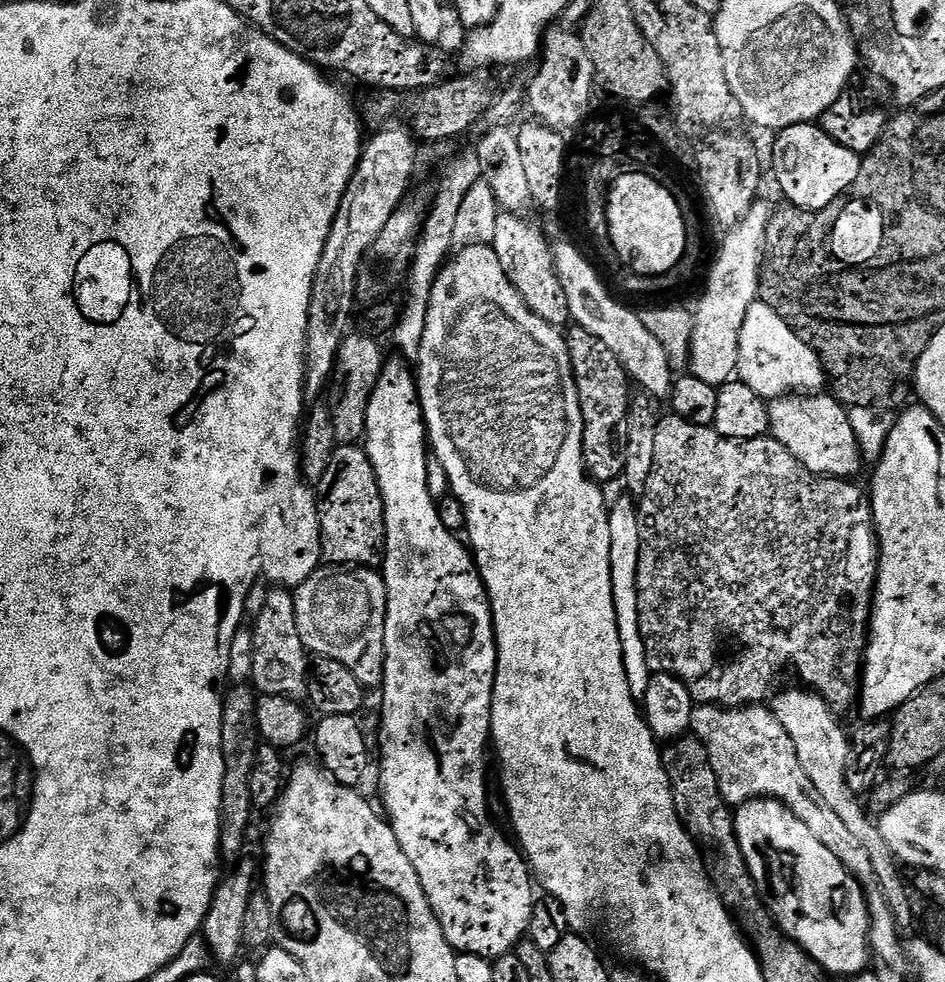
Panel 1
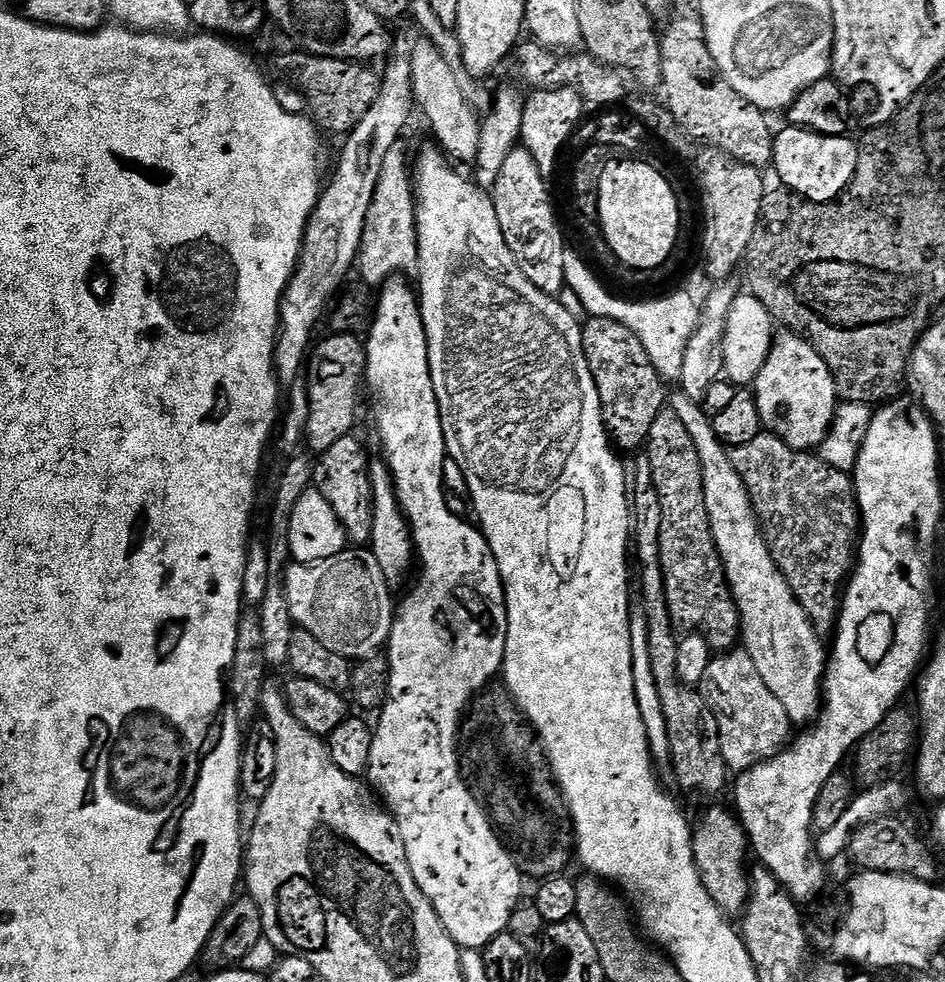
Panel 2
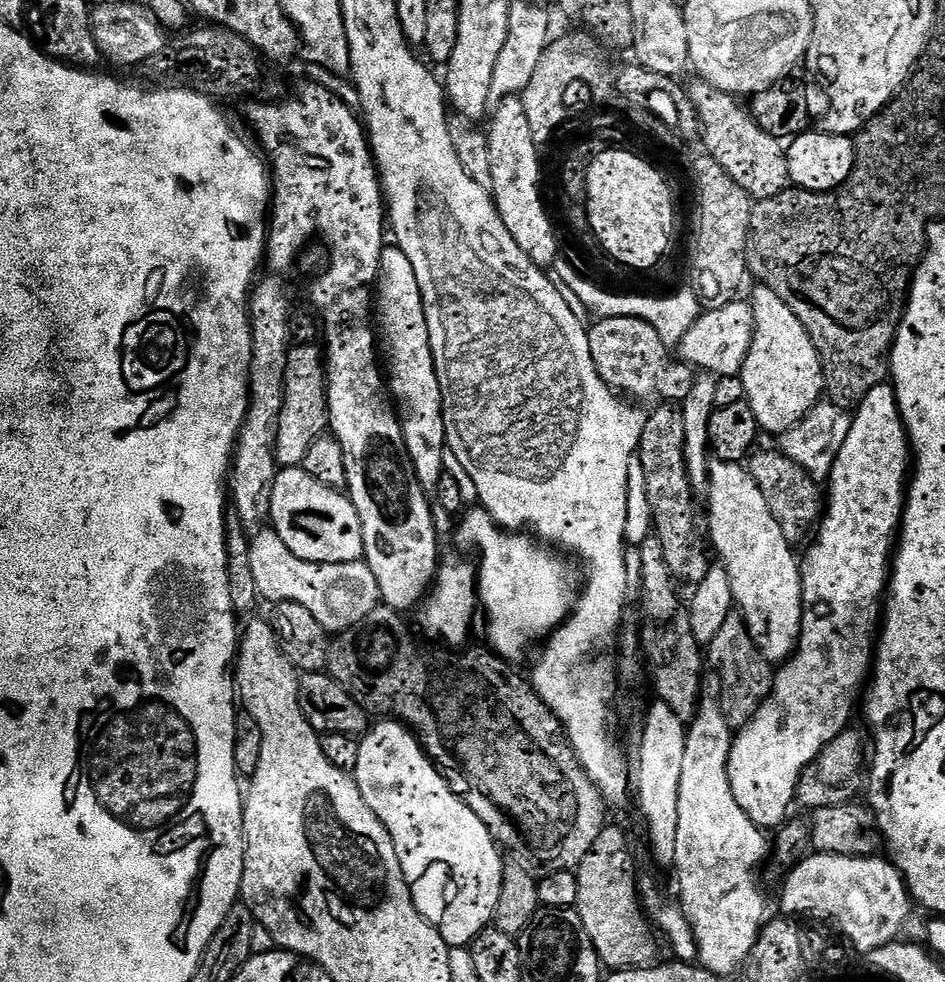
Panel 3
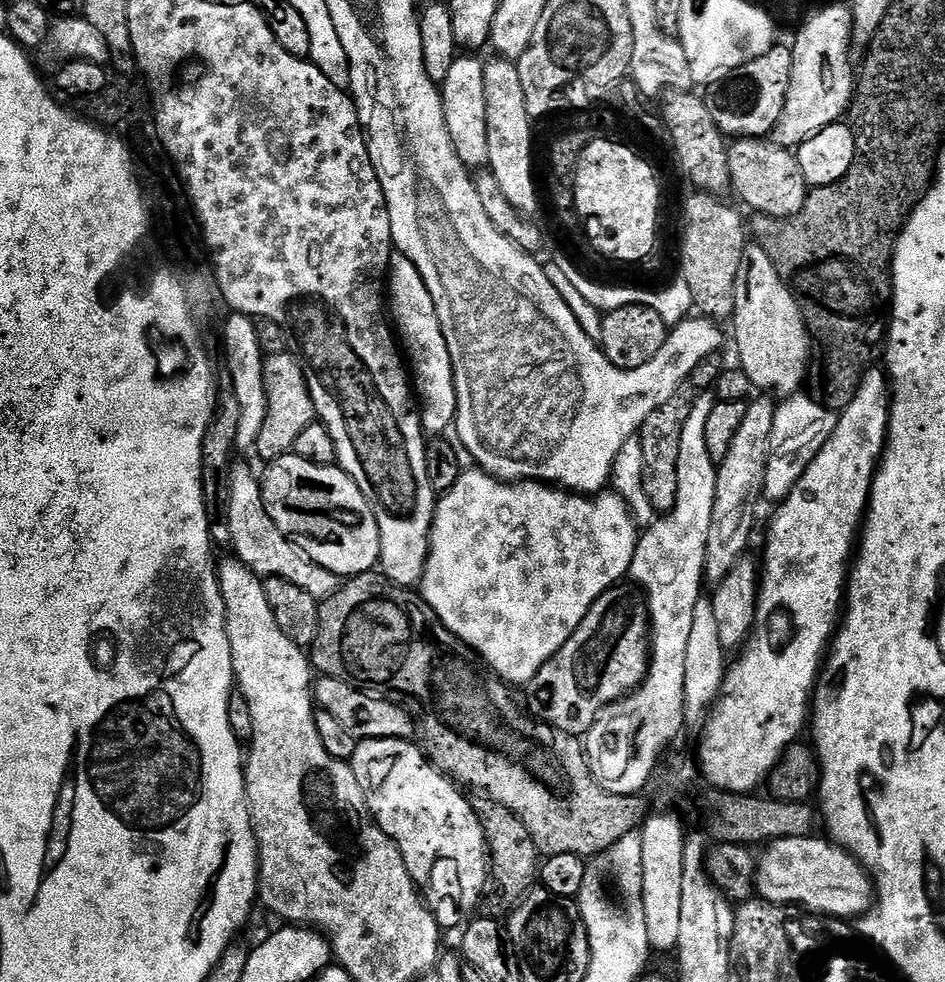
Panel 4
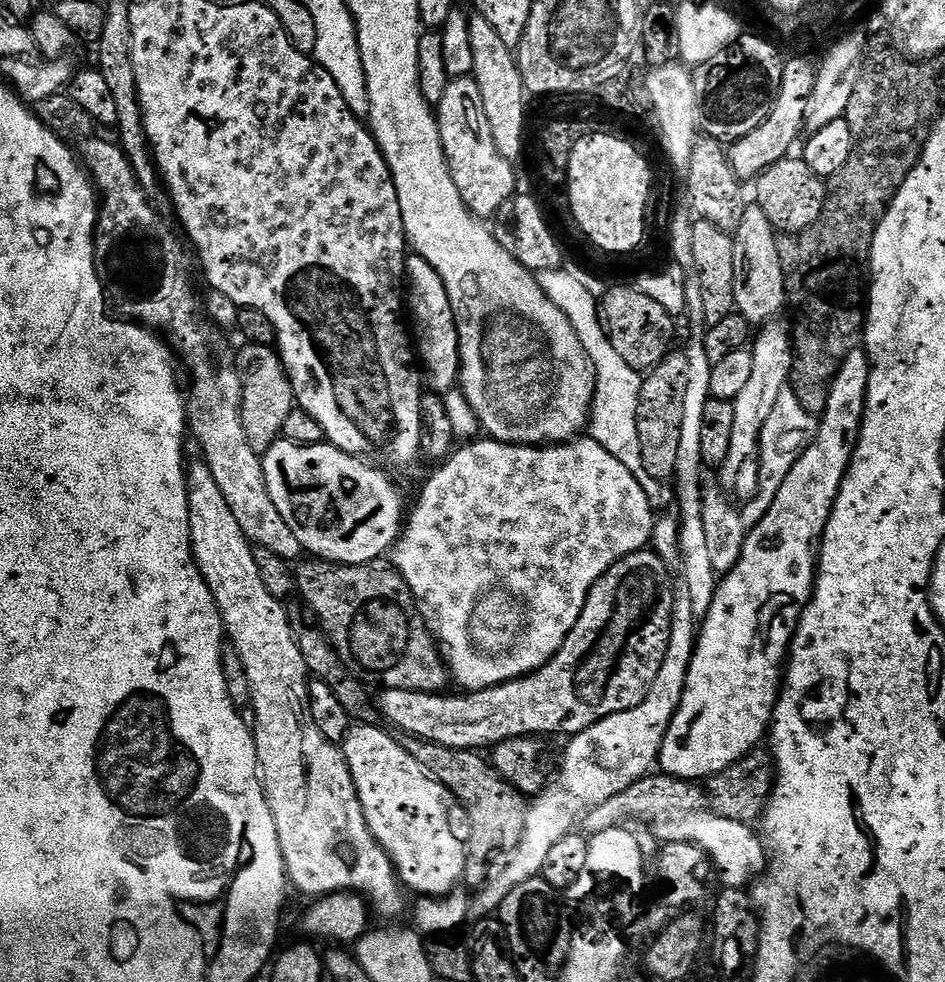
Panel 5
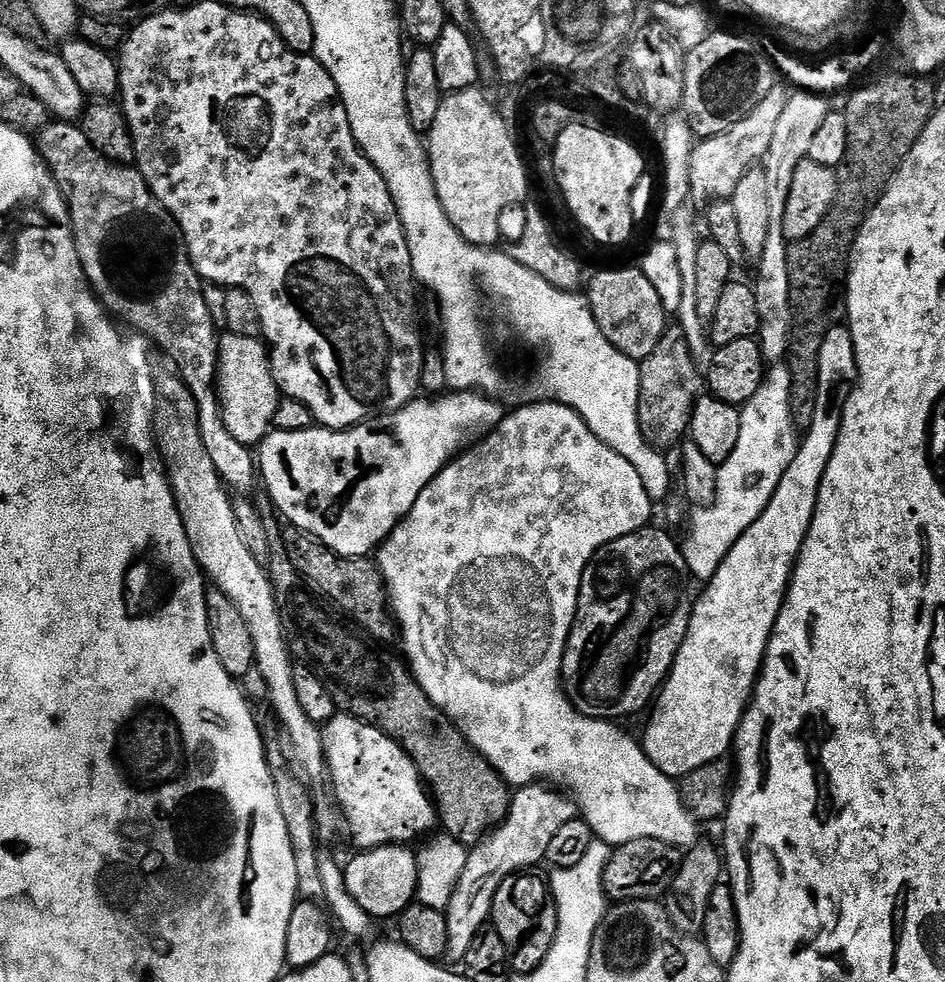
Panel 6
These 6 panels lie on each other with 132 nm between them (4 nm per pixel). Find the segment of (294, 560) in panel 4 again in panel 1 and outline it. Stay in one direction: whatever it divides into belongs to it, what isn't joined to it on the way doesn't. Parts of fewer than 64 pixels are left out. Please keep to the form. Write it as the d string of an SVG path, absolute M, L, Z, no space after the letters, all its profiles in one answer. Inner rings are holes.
M363 565L322 568L295 589L294 598L299 633L309 653L342 663L366 688L379 687L384 681L388 614L383 575Z

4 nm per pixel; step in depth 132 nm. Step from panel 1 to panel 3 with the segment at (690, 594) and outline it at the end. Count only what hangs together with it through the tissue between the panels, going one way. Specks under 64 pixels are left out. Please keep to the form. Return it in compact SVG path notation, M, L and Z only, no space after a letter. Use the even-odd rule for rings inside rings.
M668 402L652 409L653 412L647 413L648 421L638 449L638 459L646 473L646 498L650 498L652 527L658 542L662 542L662 554L666 554L666 566L670 566L673 577L695 586L705 578L710 561L703 546L696 544L697 497L692 491L684 456L686 430L682 426L682 411ZM779 450L759 452L757 451L750 460L752 477L762 485L766 502L770 506L774 518L778 518L786 538L794 546L800 546L800 543L803 545L813 535L814 529L824 515L825 493L809 472L802 470L802 466L798 466L798 462L786 458L783 452Z

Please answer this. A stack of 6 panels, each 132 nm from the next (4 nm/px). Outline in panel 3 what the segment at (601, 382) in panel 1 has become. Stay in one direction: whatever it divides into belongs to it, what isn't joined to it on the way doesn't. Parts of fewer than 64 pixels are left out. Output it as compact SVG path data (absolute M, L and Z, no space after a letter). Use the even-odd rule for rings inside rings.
M636 317L597 319L589 327L588 341L599 376L619 395L642 404L647 404L646 402L676 404L685 400L694 387L697 369L681 366L676 360L670 364L670 348L662 342L657 330L642 319Z

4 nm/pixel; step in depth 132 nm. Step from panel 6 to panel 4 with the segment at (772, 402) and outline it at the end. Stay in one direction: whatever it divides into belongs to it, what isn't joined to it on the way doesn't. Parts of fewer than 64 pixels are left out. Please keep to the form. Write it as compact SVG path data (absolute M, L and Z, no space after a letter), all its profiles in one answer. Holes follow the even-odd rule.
M793 394L781 399L775 405L773 432L769 440L769 462L766 466L763 499L779 502L785 500L794 490L798 478L814 462L814 458L826 446L830 434L834 434L837 413L825 408L819 400L813 400L808 394Z

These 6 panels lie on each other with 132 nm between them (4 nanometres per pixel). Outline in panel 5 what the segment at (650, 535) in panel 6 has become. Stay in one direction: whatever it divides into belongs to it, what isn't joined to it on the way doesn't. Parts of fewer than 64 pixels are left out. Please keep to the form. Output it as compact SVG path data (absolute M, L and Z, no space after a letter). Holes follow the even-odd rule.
M641 550L614 562L614 566L594 582L582 606L582 614L578 622L574 622L574 630L570 630L559 650L537 672L492 688L460 694L464 696L386 688L379 693L378 712L394 727L401 728L404 736L416 736L430 744L466 752L491 750L503 740L540 738L543 732L561 732L564 738L571 738L607 716L637 708L654 686L670 646L672 611L676 608L678 592L672 589L668 564L669 561L654 550Z

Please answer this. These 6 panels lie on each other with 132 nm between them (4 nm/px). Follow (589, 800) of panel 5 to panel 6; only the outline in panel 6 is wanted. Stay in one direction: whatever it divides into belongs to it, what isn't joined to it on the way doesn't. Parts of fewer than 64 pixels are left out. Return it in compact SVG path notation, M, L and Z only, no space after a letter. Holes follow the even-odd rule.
M543 783L527 784L525 788L515 789L507 820L499 828L492 829L469 851L466 870L462 870L462 878L458 878L458 886L448 903L448 960L462 962L466 958L470 942L474 942L476 935L489 923L494 894L498 894L498 886L502 886L506 877L535 869L535 864L544 860L554 834L558 834L561 826L566 826L566 822L577 819L577 816L575 800L563 791L553 790Z

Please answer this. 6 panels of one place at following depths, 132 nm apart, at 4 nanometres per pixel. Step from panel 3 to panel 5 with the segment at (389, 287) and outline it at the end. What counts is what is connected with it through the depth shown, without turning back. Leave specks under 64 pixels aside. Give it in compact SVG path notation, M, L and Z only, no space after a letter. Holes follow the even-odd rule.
M415 254L409 255L406 260L406 308L414 329L418 360L427 383L428 380L432 383L429 384L431 391L437 394L449 392L457 387L460 379L458 326L454 322L454 310L450 310L450 294L446 294L446 286L438 270Z

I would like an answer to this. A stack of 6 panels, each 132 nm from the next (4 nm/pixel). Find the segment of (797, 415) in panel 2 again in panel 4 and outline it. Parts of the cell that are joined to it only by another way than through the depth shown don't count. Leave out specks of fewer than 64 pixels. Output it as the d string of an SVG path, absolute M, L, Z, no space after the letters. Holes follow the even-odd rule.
M748 242L744 245L742 262L738 266L738 282L734 286L734 314L730 327L736 331L736 356L740 359L739 371L750 378L753 389L776 398L787 398L799 393L805 387L806 377L810 367L808 348L810 352L810 337L808 327L800 313L794 294L788 289L788 283L778 274L776 264L770 262L770 254L762 245Z

